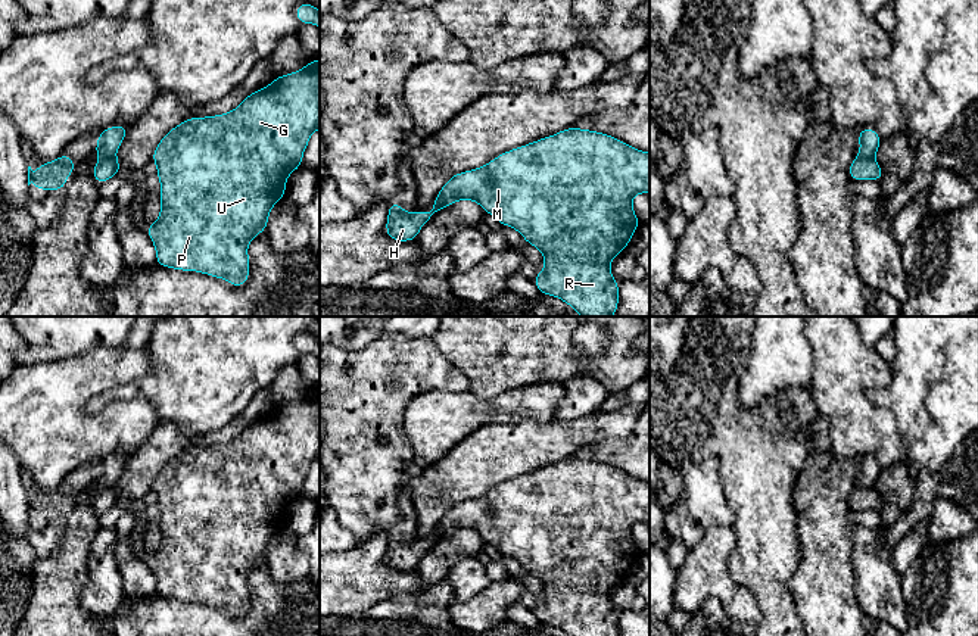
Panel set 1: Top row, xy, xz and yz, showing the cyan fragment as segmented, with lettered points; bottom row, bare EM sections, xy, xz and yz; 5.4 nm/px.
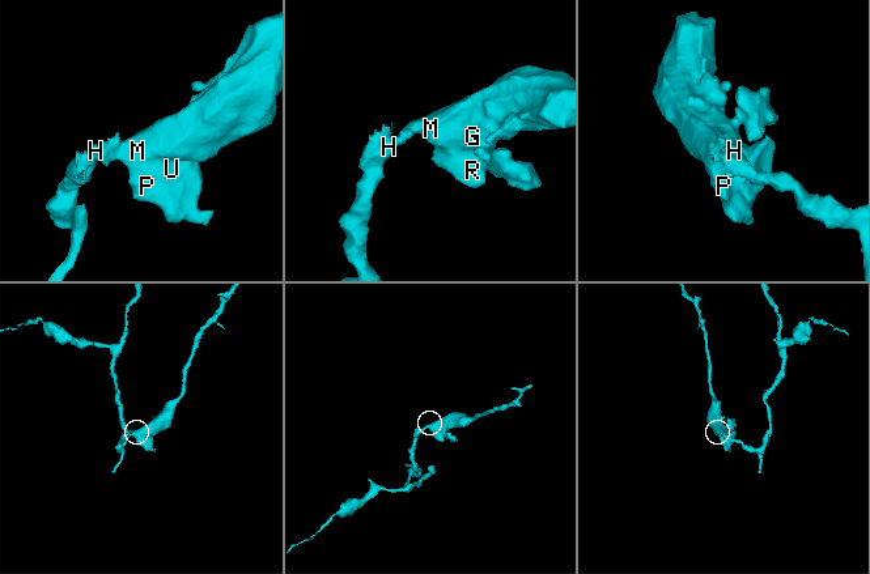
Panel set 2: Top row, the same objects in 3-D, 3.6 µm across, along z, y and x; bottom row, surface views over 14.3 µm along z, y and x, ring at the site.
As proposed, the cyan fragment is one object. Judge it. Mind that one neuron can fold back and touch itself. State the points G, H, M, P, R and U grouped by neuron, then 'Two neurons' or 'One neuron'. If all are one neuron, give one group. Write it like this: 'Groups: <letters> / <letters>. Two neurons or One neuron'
Groups: G M P R U / H. Two neurons

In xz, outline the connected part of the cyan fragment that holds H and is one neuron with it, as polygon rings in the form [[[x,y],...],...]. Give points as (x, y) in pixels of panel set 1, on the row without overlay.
[[[393,530],[387,536],[389,545],[386,551],[386,564],[390,570],[396,571],[411,571],[417,570],[418,562],[421,559],[421,554],[427,554],[437,543],[437,537],[432,536],[429,543],[420,542],[408,542],[399,537],[399,530]]]

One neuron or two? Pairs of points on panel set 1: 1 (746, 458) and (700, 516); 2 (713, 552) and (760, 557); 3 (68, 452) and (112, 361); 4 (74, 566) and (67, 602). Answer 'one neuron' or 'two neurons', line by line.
1: two neurons
2: two neurons
3: one neuron
4: one neuron

